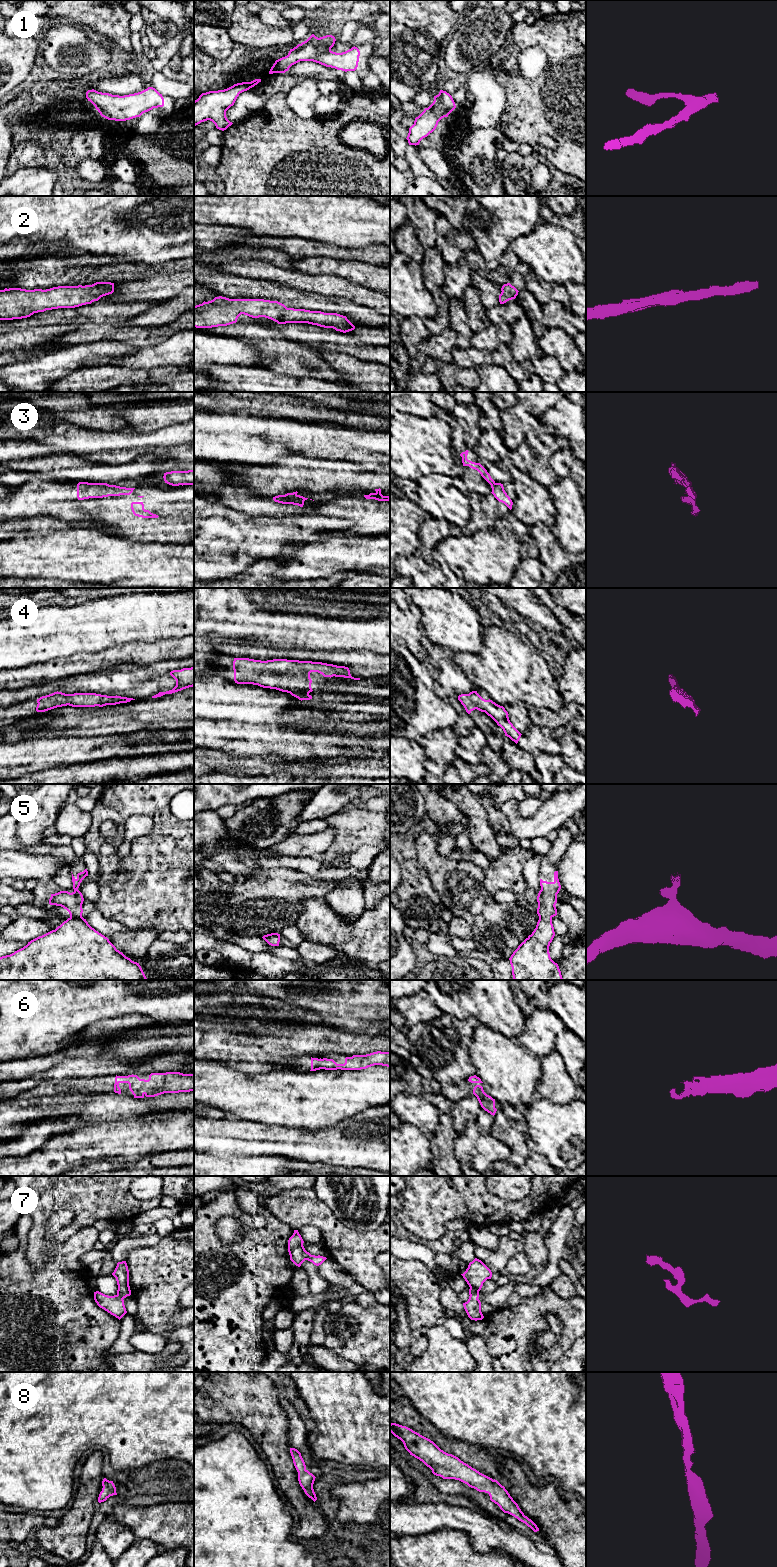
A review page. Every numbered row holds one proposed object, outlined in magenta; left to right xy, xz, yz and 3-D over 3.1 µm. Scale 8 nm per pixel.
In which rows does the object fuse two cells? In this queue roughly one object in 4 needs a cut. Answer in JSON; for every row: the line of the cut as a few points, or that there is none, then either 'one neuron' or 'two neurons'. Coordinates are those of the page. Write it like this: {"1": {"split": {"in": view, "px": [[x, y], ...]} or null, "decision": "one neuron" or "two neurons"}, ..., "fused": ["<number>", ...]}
{"1": {"split": null, "decision": "one neuron"}, "2": {"split": null, "decision": "one neuron"}, "3": {"split": {"in": "yz", "px": [[494, 482], [491, 485]]}, "decision": "two neurons"}, "4": {"split": null, "decision": "one neuron"}, "5": {"split": null, "decision": "one neuron"}, "6": {"split": null, "decision": "one neuron"}, "7": {"split": null, "decision": "one neuron"}, "8": {"split": null, "decision": "one neuron"}, "fused": ["3"]}

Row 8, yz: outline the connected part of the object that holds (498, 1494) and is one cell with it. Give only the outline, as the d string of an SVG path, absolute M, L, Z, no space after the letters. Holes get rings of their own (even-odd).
M391 1423L390 1432L403 1442L410 1455L422 1461L434 1475L443 1479L459 1480L479 1492L488 1493L490 1500L504 1513L514 1516L534 1532L539 1531L537 1525L524 1515L505 1487L497 1480L480 1473L458 1457L444 1452L433 1441L406 1426Z

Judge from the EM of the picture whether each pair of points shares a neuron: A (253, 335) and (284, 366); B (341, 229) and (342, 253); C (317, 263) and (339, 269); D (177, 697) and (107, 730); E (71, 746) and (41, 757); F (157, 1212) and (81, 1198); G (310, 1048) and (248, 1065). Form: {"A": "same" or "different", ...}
{"A": "same", "B": "different", "C": "same", "D": "same", "E": "same", "F": "different", "G": "same"}

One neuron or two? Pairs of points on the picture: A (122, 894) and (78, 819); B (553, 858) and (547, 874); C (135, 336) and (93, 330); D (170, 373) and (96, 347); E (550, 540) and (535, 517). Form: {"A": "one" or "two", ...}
{"A": "two", "B": "one", "C": "one", "D": "two", "E": "two"}

